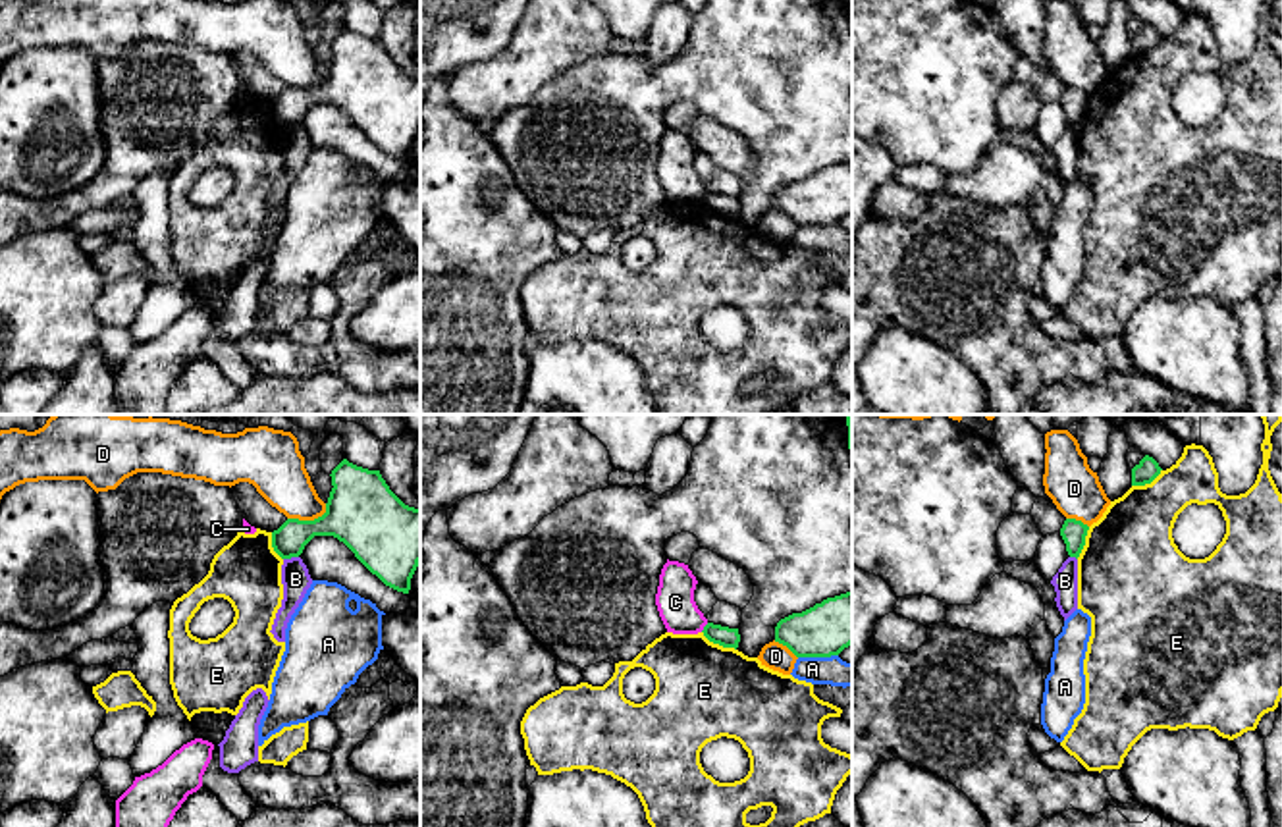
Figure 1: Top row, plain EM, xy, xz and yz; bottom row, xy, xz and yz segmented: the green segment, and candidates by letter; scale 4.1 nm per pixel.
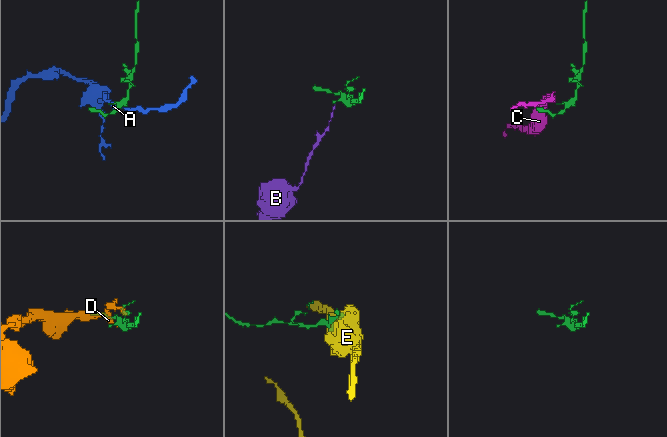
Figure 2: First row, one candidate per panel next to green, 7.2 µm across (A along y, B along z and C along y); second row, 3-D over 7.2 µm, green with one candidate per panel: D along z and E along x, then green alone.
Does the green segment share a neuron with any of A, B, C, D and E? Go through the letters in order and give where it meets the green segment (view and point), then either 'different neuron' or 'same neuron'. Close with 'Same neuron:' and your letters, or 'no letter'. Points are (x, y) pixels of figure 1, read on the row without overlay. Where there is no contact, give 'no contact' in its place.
A: meets green in xz at (818, 224); different neuron
B: meets green in xy at (290, 126); different neuron
C: meets green in xz at (704, 195); different neuron
D: meets green in xy at (309, 89); different neuron
E: meets green in xz at (718, 211); different neuron
Same neuron: no letter

